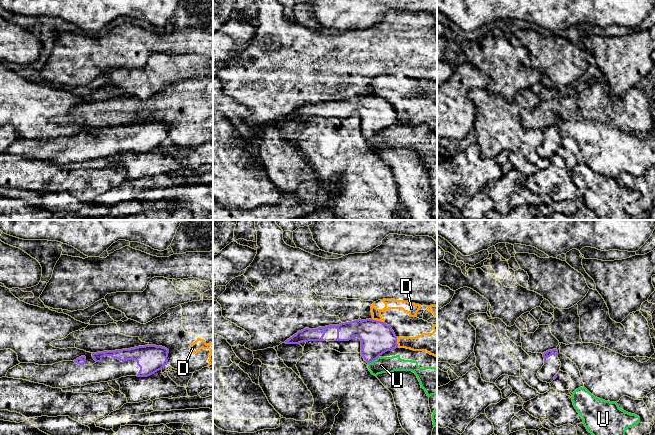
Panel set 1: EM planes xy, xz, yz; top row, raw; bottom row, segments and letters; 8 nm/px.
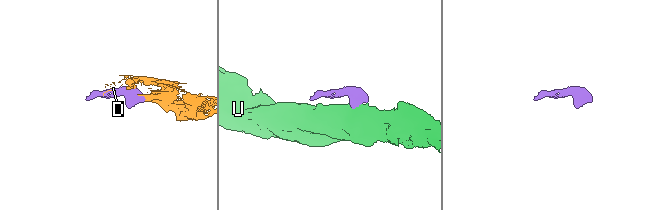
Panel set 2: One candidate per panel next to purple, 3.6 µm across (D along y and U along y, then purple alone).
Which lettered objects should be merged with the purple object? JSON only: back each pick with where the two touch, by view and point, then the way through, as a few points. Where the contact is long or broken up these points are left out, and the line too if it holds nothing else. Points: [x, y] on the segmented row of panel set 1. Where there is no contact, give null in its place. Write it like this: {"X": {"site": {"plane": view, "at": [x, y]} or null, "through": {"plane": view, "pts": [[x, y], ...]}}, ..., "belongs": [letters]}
{"belongs": []}

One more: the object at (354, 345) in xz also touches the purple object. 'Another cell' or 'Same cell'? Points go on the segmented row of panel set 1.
Another cell

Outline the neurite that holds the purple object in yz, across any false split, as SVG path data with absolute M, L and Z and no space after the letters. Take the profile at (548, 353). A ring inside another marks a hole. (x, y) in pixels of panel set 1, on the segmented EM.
M548 350L543 353L544 365L538 371L538 378L547 383L551 383L557 378L558 372L560 371L561 362L558 358L558 350Z

